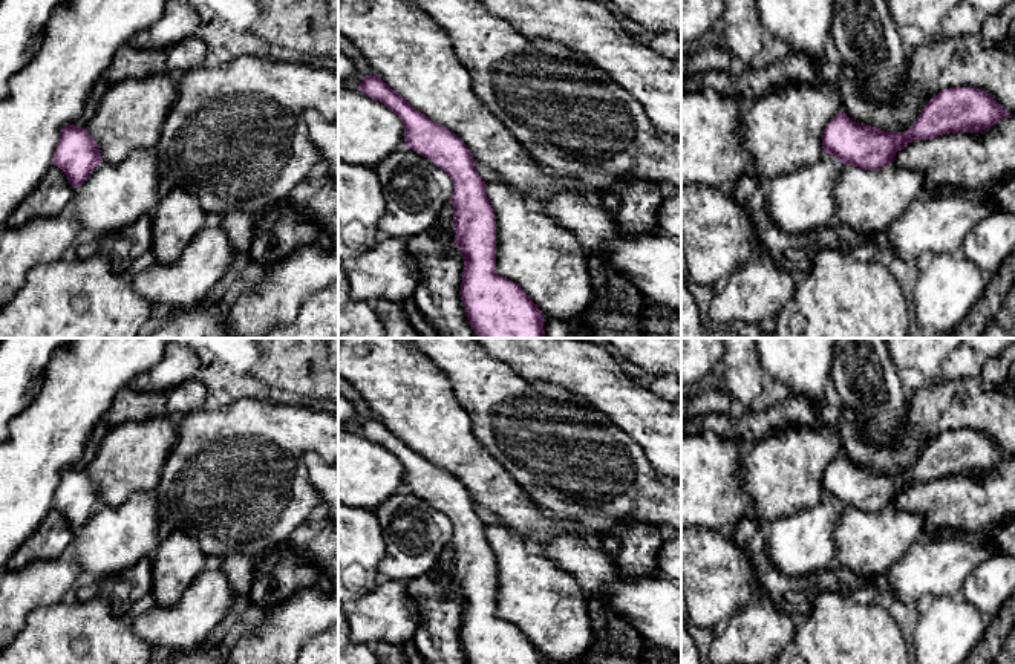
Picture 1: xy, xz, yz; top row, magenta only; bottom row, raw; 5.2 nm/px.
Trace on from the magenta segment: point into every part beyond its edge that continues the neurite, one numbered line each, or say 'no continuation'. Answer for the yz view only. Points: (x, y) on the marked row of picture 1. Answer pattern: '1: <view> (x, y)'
no continuation

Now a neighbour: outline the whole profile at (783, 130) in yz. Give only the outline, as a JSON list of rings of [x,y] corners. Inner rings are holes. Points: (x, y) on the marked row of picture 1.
[[[822,83],[785,84],[746,106],[741,136],[755,162],[753,176],[775,179],[822,158],[824,129],[840,107],[837,87]]]

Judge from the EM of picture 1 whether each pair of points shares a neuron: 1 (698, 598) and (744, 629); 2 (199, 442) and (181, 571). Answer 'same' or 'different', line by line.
1: different
2: different

